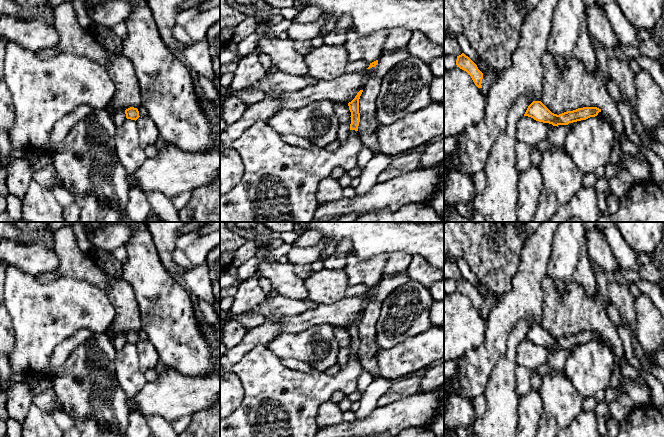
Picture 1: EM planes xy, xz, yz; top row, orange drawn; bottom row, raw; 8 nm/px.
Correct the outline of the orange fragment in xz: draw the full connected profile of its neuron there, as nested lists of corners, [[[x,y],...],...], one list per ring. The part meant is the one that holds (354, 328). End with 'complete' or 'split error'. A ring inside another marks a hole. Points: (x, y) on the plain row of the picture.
[[[360,314],[355,322],[348,327],[351,340],[347,346],[340,348],[339,350],[337,364],[339,365],[340,369],[344,368],[347,365],[349,356],[351,354],[358,355],[358,350],[360,346],[359,323],[362,316],[363,314]]]; split error

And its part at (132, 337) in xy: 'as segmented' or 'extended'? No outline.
extended

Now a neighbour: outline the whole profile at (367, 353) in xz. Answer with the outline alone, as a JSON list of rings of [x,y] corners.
[[[370,302],[366,306],[359,323],[360,346],[358,357],[364,370],[368,371],[373,378],[379,377],[376,343],[376,324],[380,316],[382,303]]]

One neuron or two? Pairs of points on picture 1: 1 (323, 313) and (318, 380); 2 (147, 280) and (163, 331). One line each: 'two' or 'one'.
1: two
2: one

